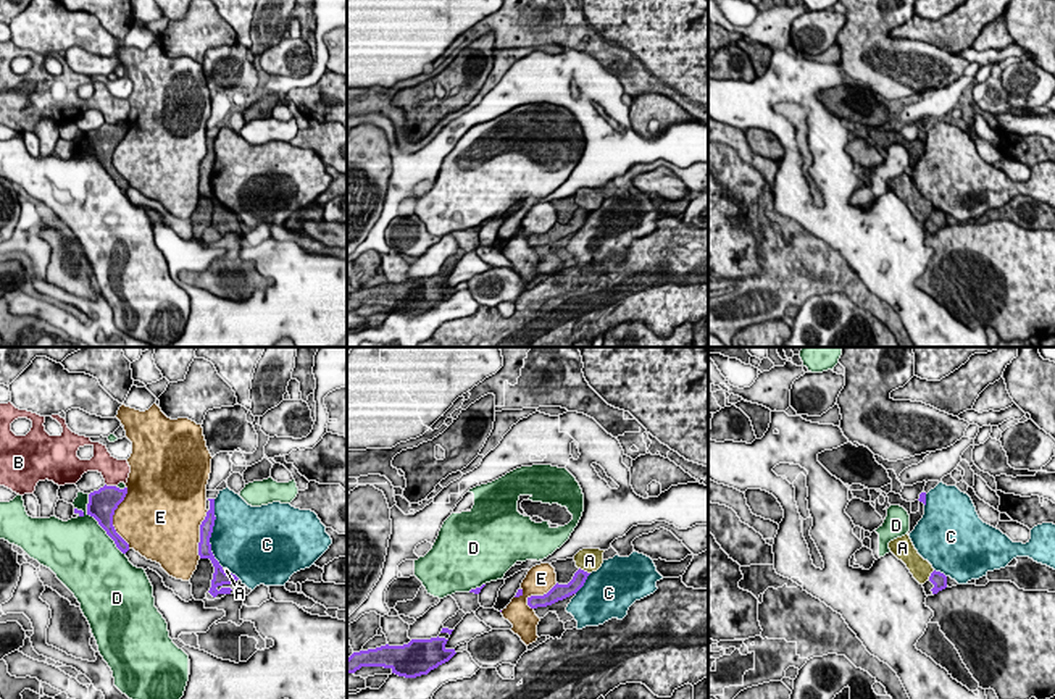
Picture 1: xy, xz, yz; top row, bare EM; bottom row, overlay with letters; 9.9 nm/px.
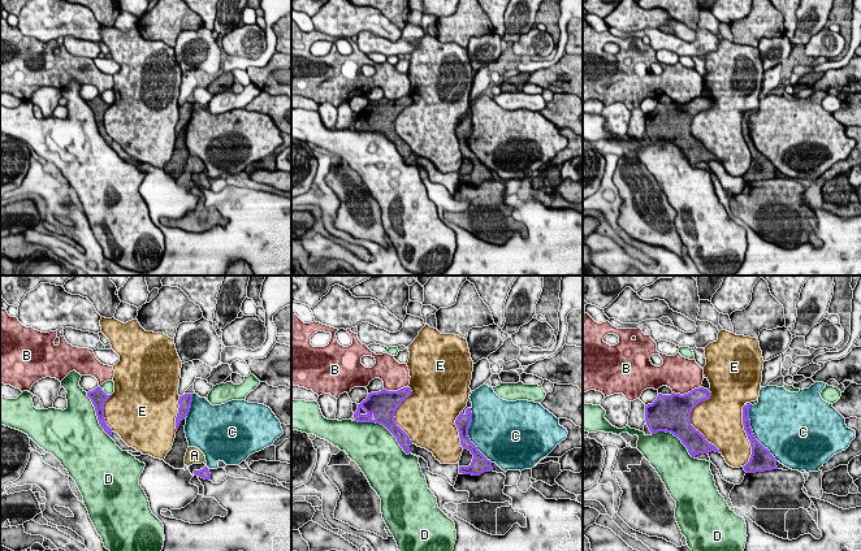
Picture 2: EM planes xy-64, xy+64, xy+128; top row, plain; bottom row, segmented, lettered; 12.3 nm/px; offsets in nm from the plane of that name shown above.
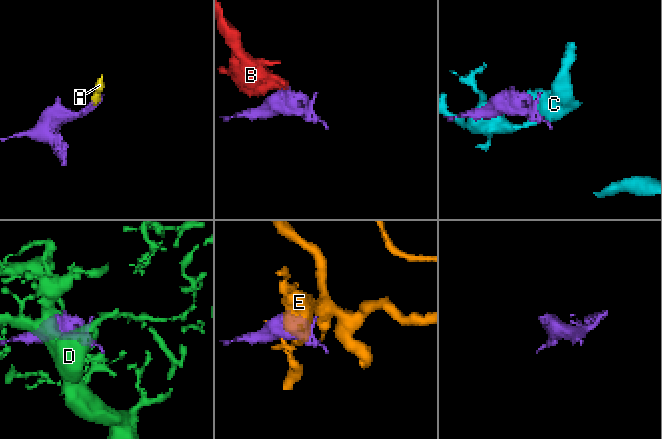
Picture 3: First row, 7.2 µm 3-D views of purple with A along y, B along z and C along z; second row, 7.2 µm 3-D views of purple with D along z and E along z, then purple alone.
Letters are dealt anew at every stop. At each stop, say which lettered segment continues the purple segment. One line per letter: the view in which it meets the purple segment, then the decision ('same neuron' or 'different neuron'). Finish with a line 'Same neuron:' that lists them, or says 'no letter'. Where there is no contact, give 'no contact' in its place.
A: xz | different neuron
B: xy | different neuron
C: xy | different neuron
D: xy | different neuron
E: xy | different neuron
Same neuron: no letter

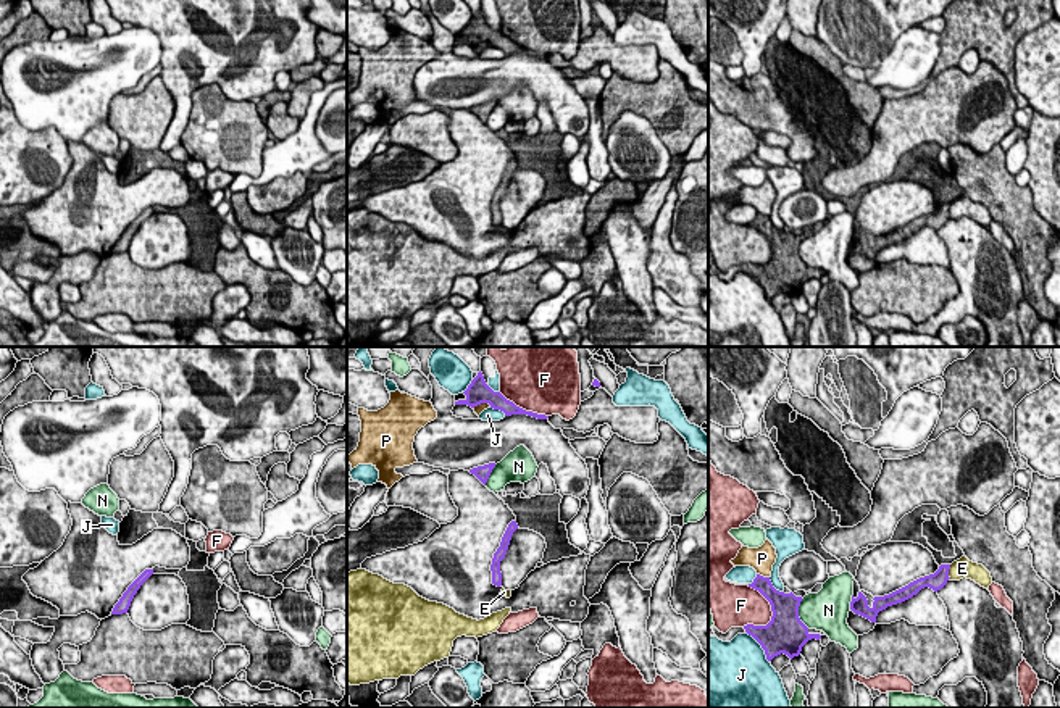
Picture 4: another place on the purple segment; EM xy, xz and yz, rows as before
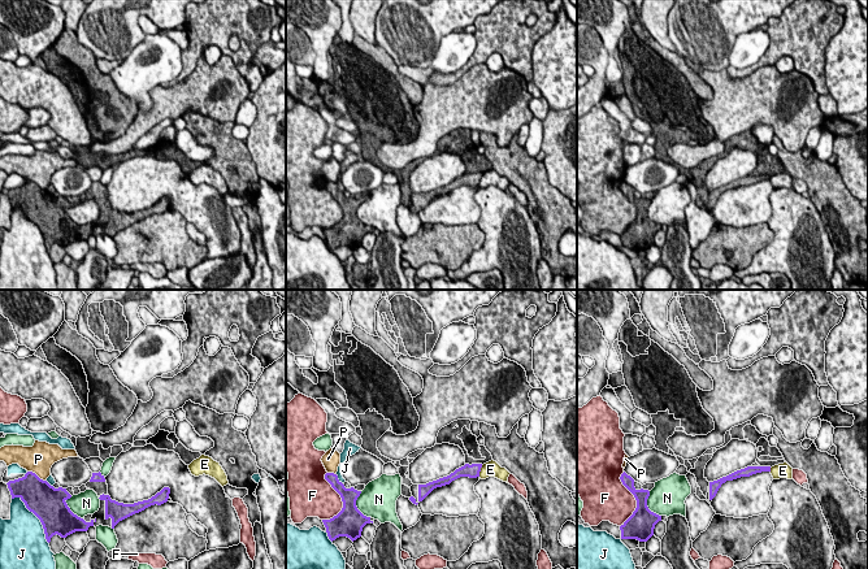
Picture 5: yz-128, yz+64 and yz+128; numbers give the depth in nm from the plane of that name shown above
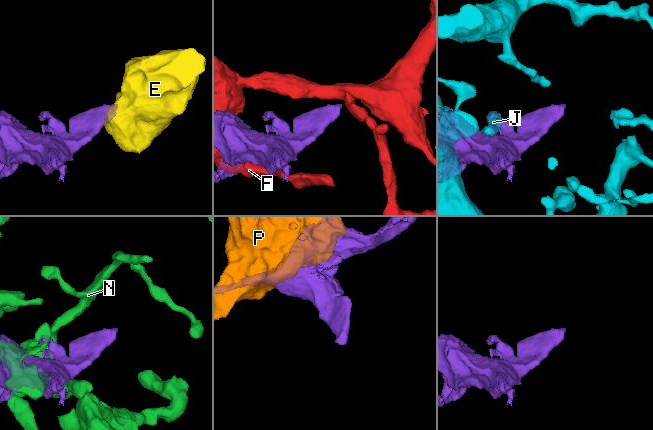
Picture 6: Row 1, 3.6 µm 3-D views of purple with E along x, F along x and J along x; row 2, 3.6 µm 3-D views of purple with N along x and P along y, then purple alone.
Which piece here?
E: yz | different neuron
F: yz | different neuron
J: yz | different neuron
N: yz | different neuron
P: yz | different neuron
Same neuron: no letter

